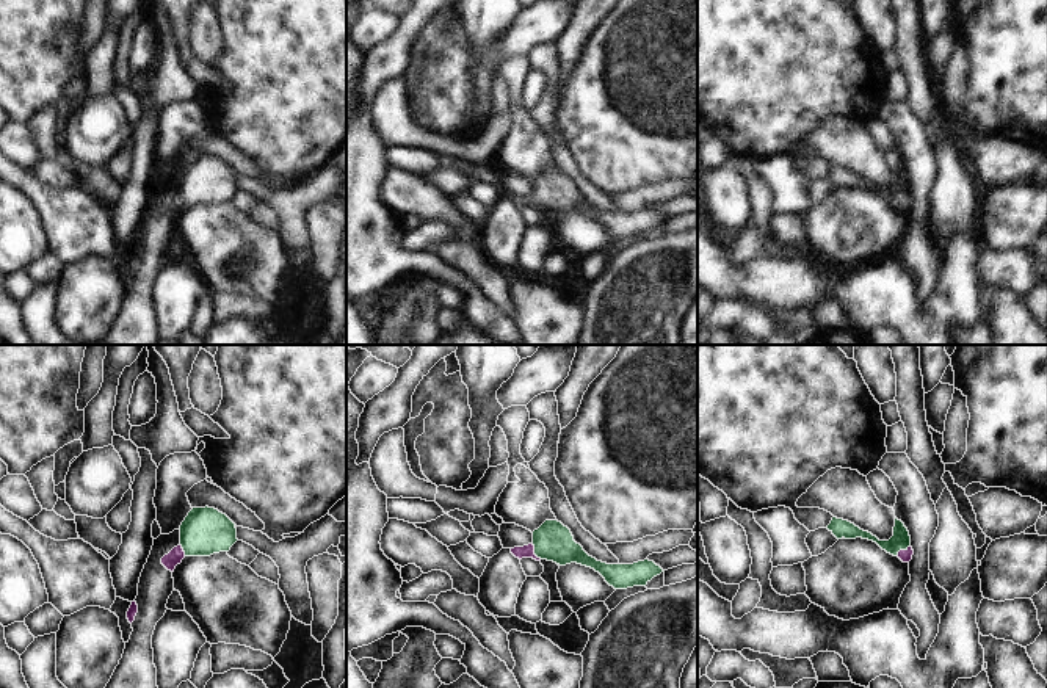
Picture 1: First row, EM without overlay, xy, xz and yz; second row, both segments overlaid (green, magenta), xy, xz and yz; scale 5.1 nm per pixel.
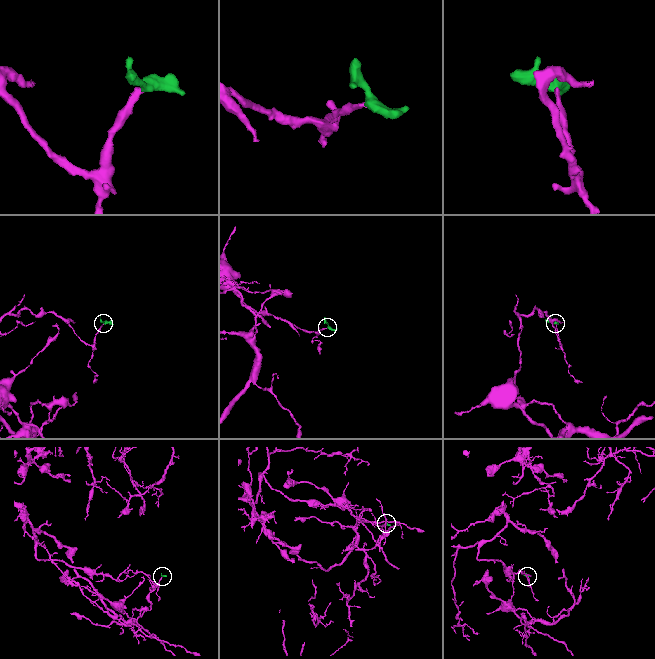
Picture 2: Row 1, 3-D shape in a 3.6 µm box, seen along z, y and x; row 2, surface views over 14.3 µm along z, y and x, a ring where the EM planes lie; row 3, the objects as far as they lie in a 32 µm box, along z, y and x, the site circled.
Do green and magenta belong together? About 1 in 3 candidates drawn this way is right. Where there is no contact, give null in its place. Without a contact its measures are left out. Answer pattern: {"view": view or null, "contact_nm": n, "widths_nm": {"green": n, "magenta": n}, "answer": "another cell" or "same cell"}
{"view": "xz", "contact_nm": 100, "widths_nm": {"green": 200, "magenta": 60}, "answer": "same cell"}

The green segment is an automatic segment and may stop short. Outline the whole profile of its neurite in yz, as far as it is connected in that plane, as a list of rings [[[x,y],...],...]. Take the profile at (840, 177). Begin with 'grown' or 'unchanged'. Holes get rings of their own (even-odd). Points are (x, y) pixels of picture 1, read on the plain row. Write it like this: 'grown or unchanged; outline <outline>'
grown; outline [[[832,166],[831,172],[826,176],[837,188],[868,188],[876,191],[887,202],[898,205],[903,212],[909,212],[912,208],[914,199],[911,196],[911,185],[908,177],[901,169],[895,166],[893,185],[889,190],[879,190],[868,180],[860,179],[854,172]]]

